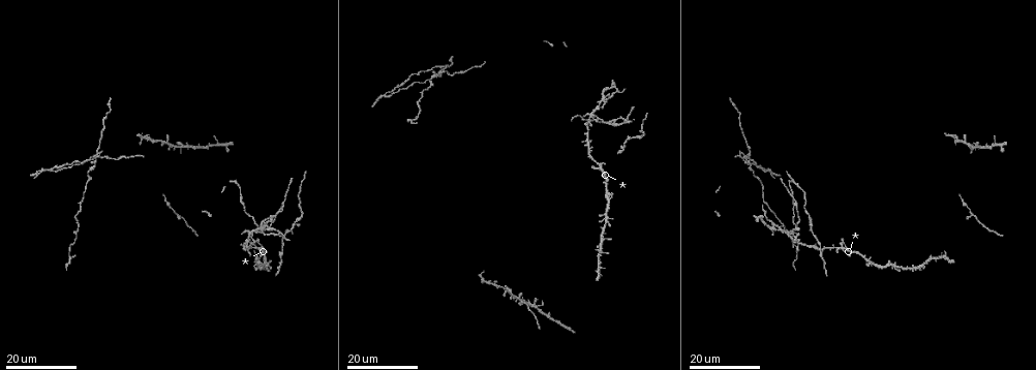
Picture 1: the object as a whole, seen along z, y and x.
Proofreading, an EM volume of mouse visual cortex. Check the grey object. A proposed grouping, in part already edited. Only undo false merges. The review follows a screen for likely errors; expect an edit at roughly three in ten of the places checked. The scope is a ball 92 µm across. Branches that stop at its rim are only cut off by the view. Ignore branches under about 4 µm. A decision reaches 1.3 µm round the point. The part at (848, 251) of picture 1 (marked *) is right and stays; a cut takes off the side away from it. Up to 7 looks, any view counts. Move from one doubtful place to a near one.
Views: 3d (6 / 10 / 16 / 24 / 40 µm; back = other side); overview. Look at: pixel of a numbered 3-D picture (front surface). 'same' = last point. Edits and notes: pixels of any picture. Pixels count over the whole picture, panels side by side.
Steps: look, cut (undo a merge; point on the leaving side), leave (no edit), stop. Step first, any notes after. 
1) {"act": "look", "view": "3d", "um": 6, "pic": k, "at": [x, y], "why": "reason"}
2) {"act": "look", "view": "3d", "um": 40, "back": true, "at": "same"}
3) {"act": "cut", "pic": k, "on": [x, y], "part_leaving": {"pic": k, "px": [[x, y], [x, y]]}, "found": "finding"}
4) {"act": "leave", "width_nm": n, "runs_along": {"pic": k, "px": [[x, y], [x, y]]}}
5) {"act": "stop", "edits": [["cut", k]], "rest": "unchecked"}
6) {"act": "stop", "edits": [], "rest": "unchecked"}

{"act": "look", "view": "3d", "um": 16, "pic": 1, "at": [601, 98], "why": "two arms at a narrow angle"}

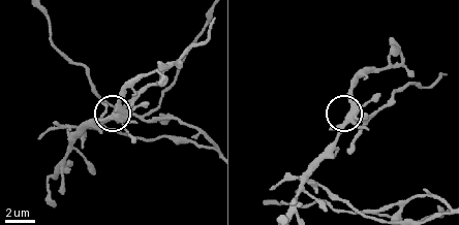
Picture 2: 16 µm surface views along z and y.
{"act": "look", "view": "3d", "um": 10, "pic": 2, "at": [349, 120]}

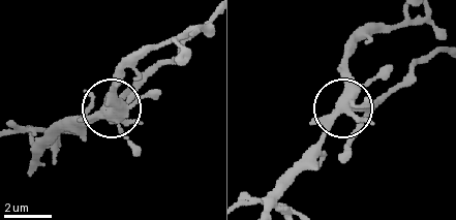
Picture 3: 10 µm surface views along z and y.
{"act": "look", "view": "3d", "um": 6, "pic": 3, "at": [340, 107]}

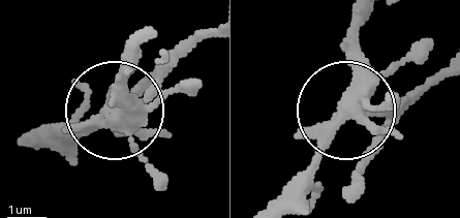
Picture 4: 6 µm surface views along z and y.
{"act": "cut", "pic": 4, "on": [160, 70], "found": "a second cell is stuck on"}

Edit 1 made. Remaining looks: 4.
{"act": "look", "view": "3d", "um": 16, "pic": 1, "at": [592, 111], "why": "four or more arms meet"}

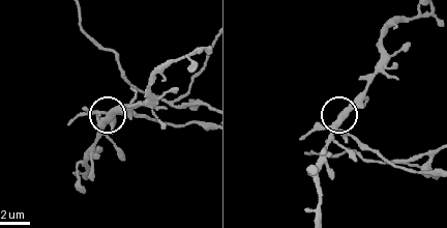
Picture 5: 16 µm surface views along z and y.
{"act": "look", "view": "3d", "um": 10, "pic": 5, "at": [340, 121], "why": "zoom in"}

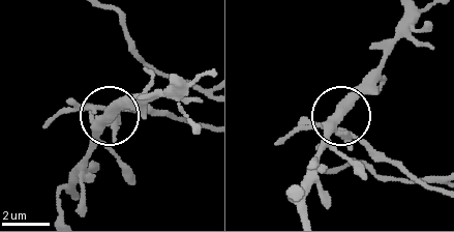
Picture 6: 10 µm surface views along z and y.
{"act": "cut", "pic": 6, "on": [351, 149], "part_leaving": {"pic": 6, "px": [[96, 112], [159, 108], [207, 126]]}, "found": "two cells meet here"}

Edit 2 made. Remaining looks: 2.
{"act": "look", "view": "3d", "um": 16, "pic": 1, "at": [95, 159], "why": "four or more arms meet"}

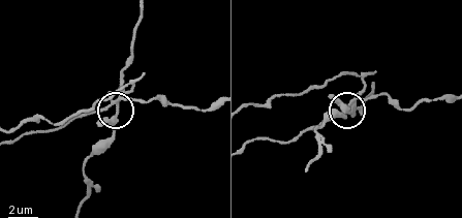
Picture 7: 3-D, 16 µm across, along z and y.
{"act": "look", "view": "3d", "um": 10, "pic": 7, "at": [116, 105]}

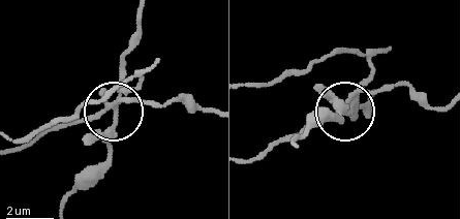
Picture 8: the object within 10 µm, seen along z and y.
{"act": "cut", "pic": 8, "on": [147, 103], "arms": 4, "found": "two cells meet here"}

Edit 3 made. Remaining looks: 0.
{"act": "stop", "edits": [["cut", 4], ["cut", 6], ["cut", 8]], "rest": "unchecked"}

